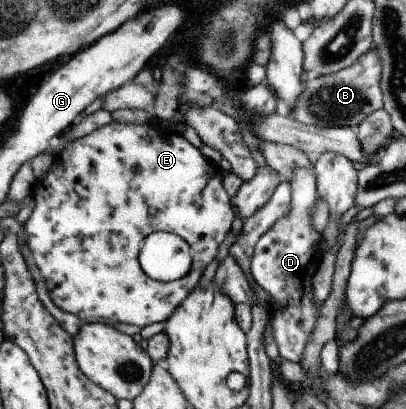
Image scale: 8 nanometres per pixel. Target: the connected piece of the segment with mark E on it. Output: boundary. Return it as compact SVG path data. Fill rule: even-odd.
M112 121L109 125L96 129L93 133L82 138L77 138L67 143L65 147L55 156L53 165L49 169L44 179L36 180L34 184L33 197L35 199L34 210L23 225L27 232L27 244L35 259L35 263L41 275L45 279L50 299L59 309L73 313L79 319L109 319L110 322L129 323L139 327L147 327L159 321L168 320L176 309L184 303L187 296L196 289L197 283L201 281L207 265L212 264L217 257L217 251L221 249L219 245L227 239L233 223L235 223L235 212L232 208L232 199L227 195L223 187L223 171L214 161L209 160L201 153L200 149L193 147L183 134L175 131L167 131L155 125L147 124L124 124ZM153 232L171 232L179 234L190 243L193 252L193 265L191 271L180 280L172 282L160 282L149 277L140 264L140 253L144 246L144 241Z

